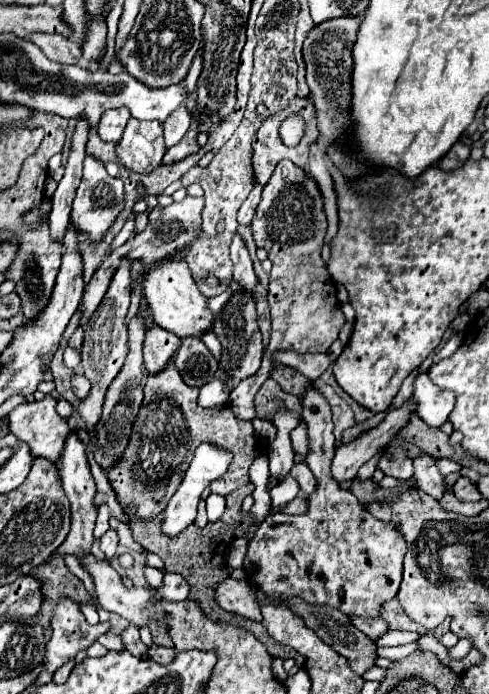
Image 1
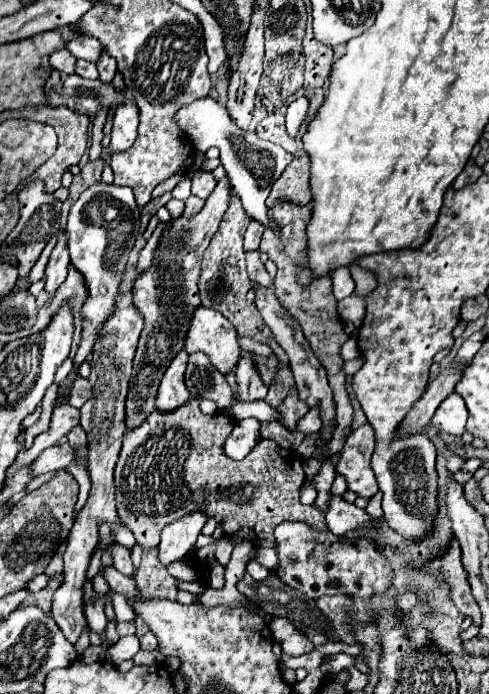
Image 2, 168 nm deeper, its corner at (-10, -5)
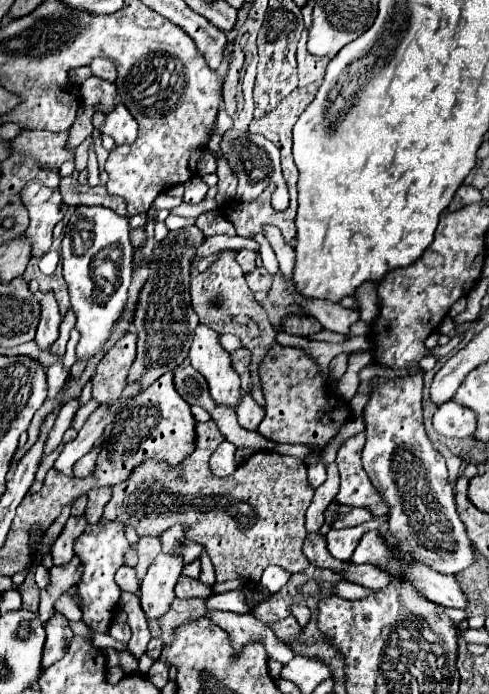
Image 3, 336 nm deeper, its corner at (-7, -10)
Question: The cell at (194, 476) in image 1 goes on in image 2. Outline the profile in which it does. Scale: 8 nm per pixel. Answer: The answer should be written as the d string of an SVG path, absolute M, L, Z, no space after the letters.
M188 514L184 516L184 520L168 524L162 530L162 542L158 546L160 564L168 566L172 562L184 560L192 552L192 546L196 544L196 538L204 524L206 524L204 514Z

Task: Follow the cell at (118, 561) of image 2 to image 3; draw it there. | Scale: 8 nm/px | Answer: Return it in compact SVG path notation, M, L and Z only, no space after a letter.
M123 565L123 567L117 571L115 581L117 581L117 585L121 587L121 591L131 591L131 593L135 593L135 591L139 589L139 583L137 583L135 569L133 569L133 567Z

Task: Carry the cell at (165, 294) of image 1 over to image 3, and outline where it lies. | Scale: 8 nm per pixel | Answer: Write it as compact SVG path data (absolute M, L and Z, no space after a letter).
M199 323L189 349L191 365L207 379L211 397L217 403L235 407L239 403L239 375L233 371L229 353L219 341L219 333Z

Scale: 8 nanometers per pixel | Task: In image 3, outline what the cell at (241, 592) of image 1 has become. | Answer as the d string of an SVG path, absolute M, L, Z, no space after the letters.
M205 551L201 553L201 575L199 575L199 581L205 583L205 585L213 585L213 581L215 581L213 565L211 565L211 559L209 559L209 555Z

